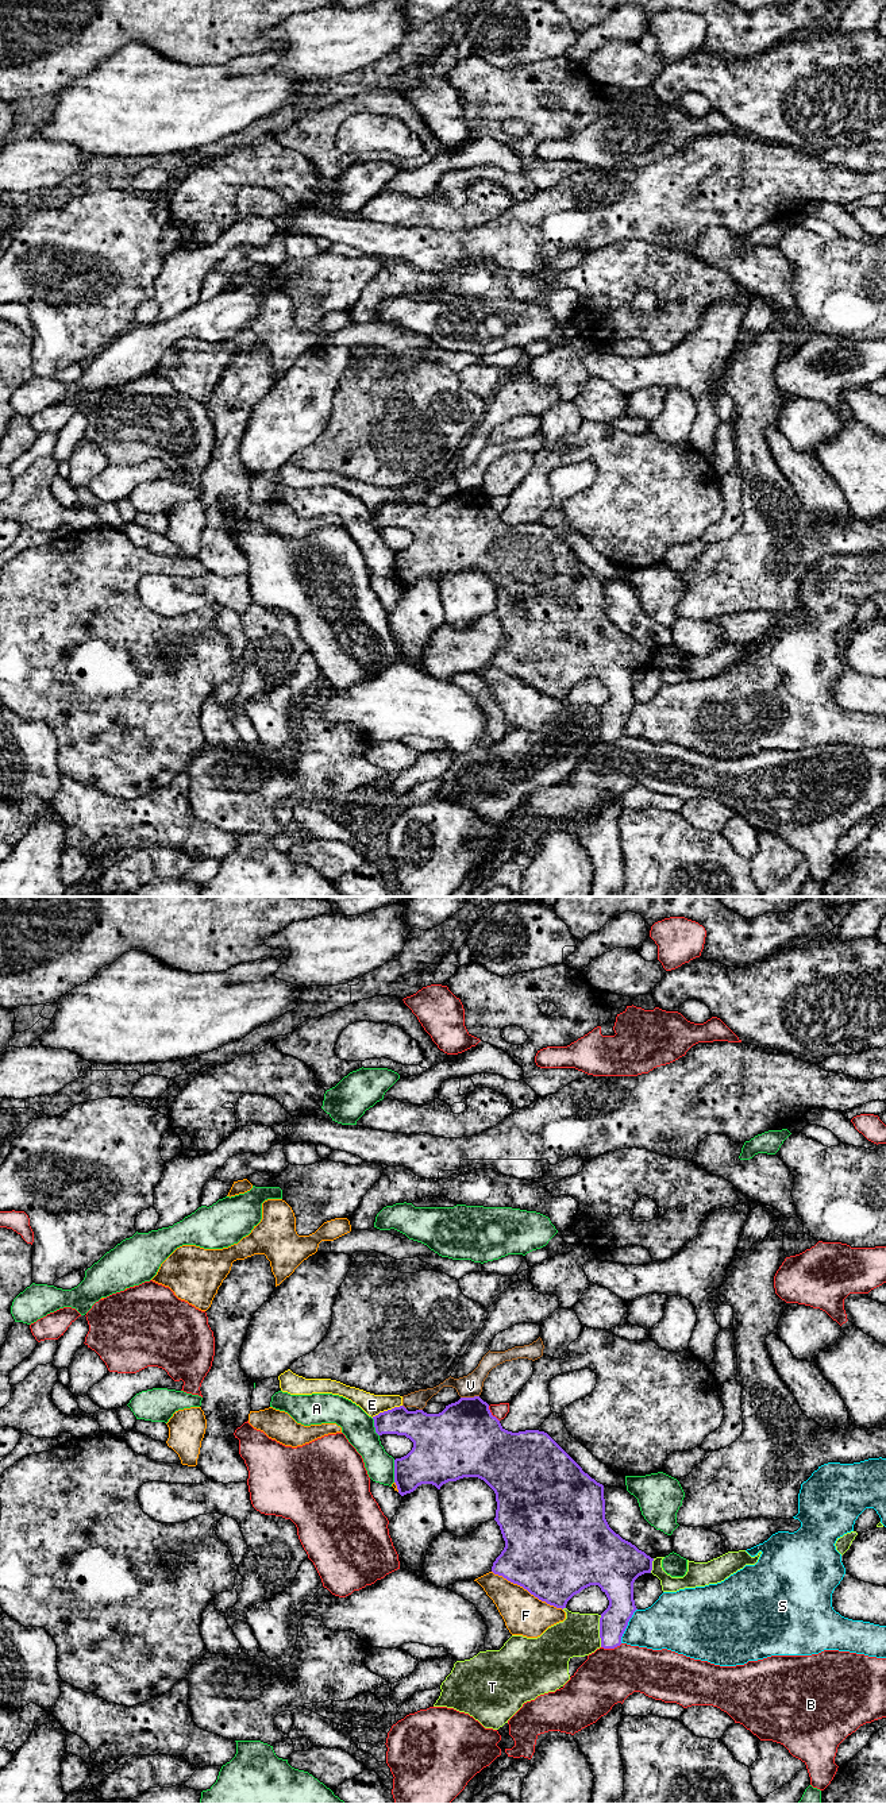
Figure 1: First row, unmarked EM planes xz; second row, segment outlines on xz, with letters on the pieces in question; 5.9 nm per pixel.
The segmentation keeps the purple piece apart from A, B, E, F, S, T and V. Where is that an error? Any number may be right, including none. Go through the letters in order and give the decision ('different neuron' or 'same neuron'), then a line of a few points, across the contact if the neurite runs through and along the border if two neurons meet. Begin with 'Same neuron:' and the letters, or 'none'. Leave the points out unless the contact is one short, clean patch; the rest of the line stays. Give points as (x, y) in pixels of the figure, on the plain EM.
Same neuron: none
A: different neuron
B: different neuron
E: different neuron; line xz (401, 497), (372, 509)
F: different neuron
S: different neuron
T: different neuron
V: different neuron

